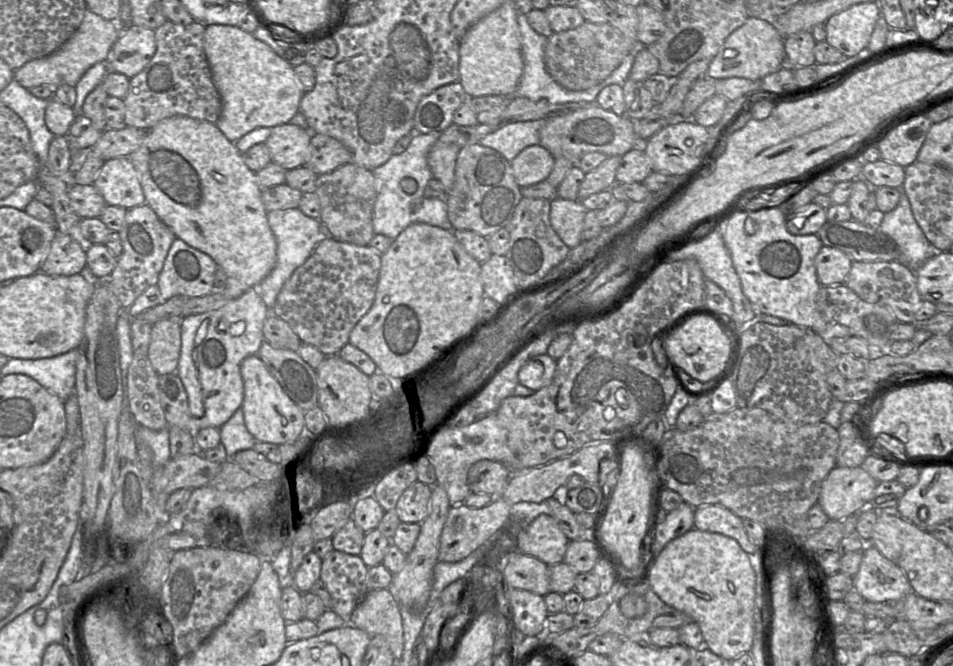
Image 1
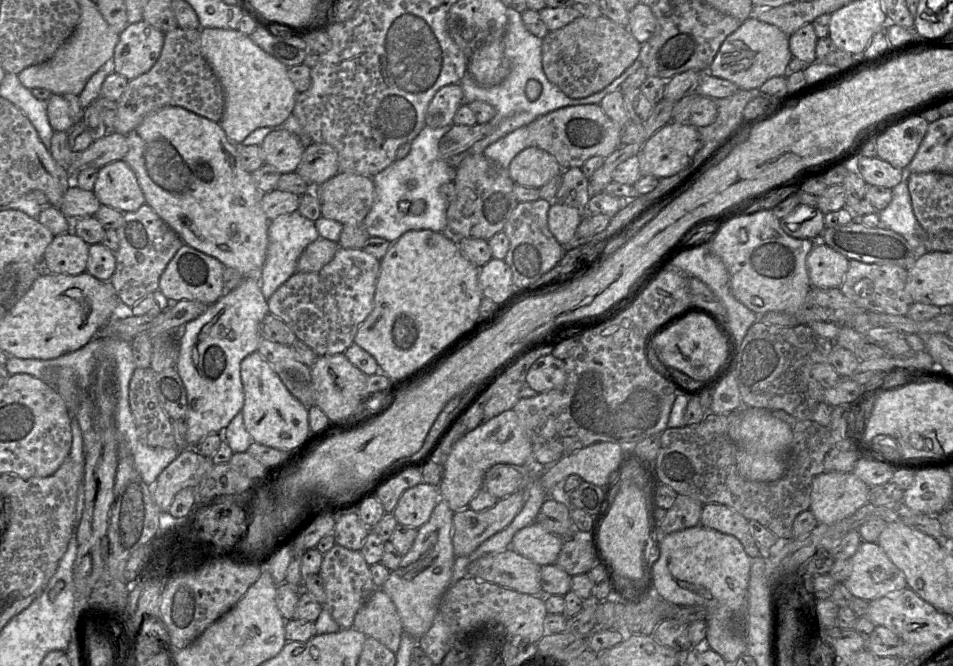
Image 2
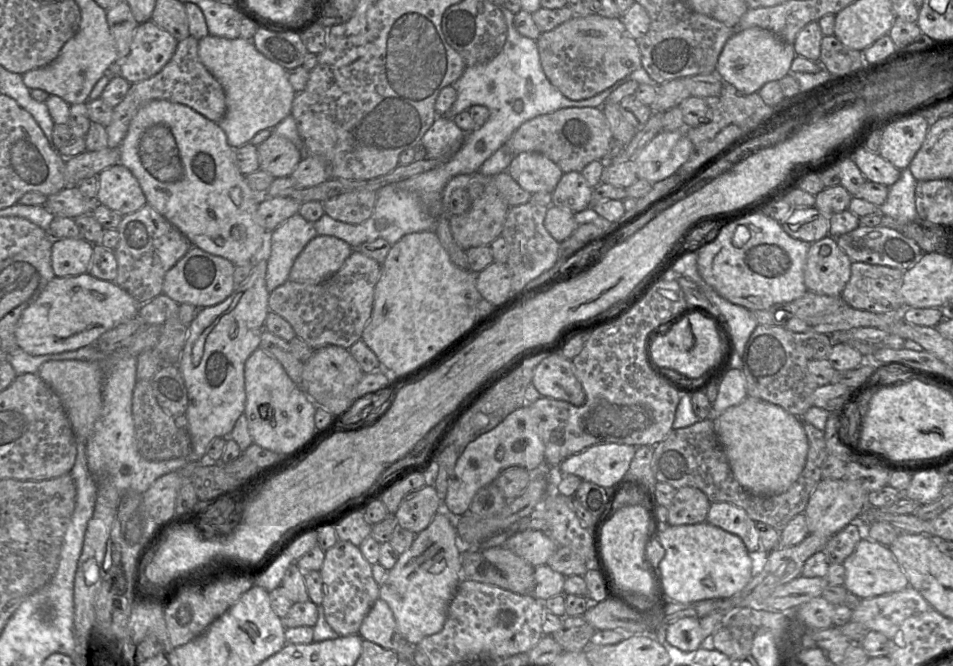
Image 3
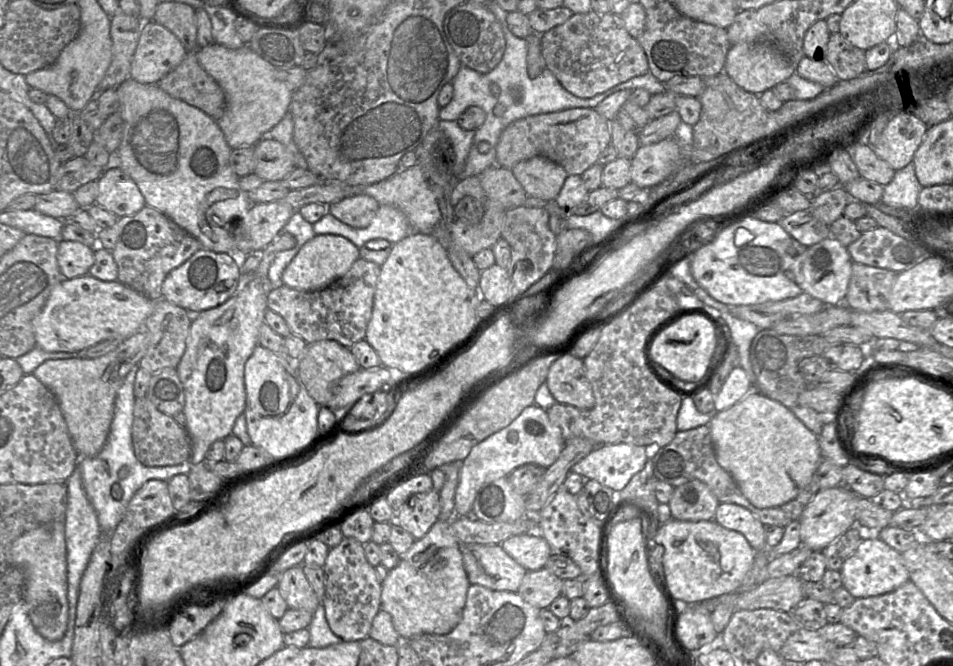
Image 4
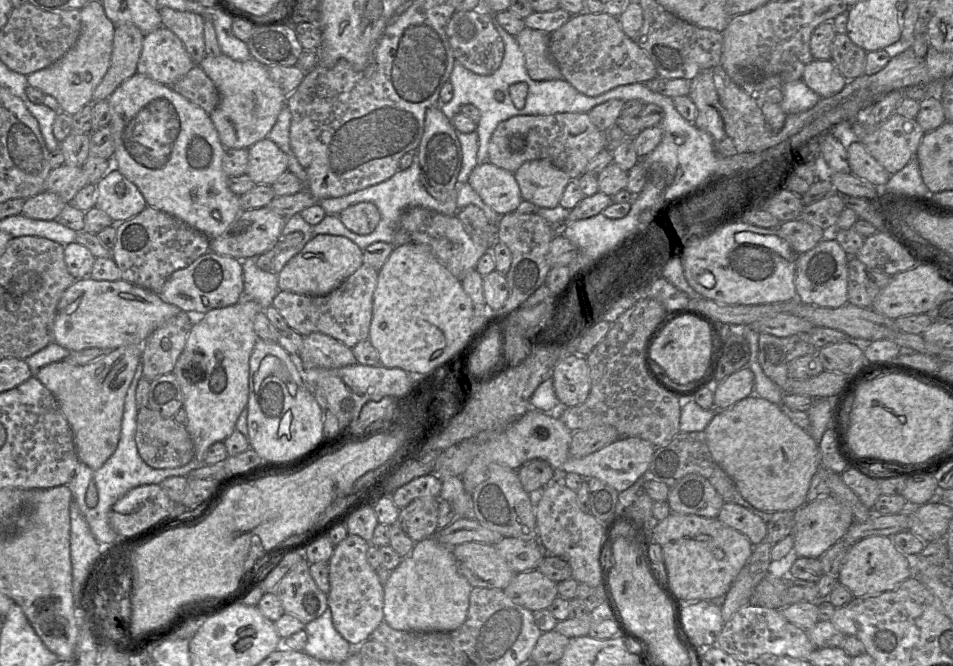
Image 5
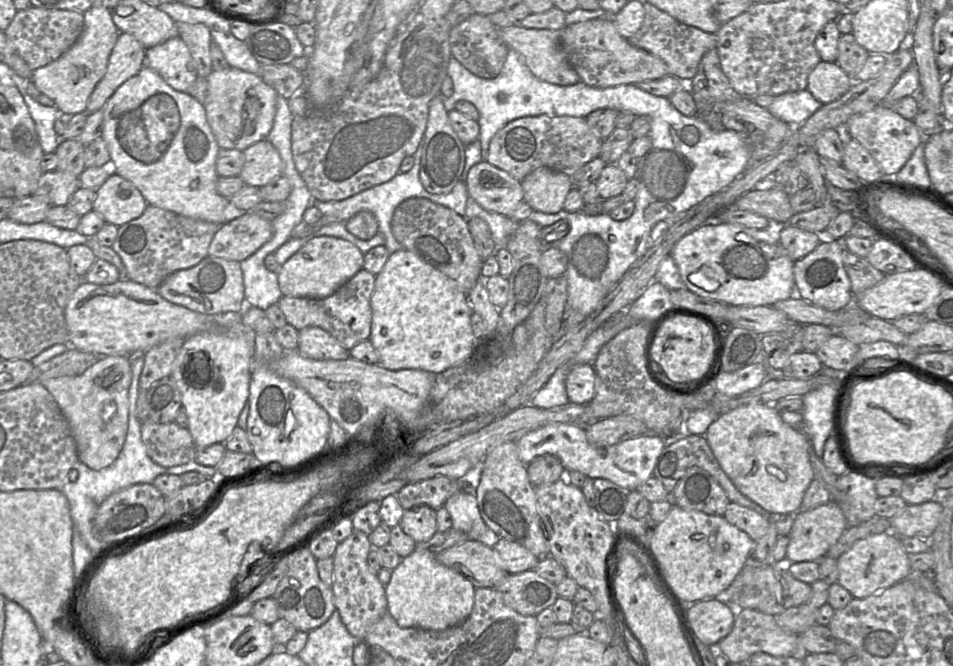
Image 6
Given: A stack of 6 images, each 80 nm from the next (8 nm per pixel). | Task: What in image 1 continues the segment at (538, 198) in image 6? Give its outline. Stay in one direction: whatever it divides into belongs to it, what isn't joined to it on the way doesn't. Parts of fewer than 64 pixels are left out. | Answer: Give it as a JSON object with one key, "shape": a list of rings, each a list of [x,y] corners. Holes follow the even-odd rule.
{"shape":[[[541,145],[523,149],[510,163],[517,184],[522,187],[546,180],[554,167],[555,158]]]}

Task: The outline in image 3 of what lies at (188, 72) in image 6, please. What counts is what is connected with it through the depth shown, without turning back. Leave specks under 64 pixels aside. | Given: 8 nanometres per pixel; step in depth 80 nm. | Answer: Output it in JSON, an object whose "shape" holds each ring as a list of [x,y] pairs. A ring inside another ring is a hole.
{"shape":[[[149,20],[139,24],[134,32],[129,54],[120,62],[113,64],[110,74],[119,74],[133,84],[146,80],[162,70],[172,58],[178,41],[167,31]]]}

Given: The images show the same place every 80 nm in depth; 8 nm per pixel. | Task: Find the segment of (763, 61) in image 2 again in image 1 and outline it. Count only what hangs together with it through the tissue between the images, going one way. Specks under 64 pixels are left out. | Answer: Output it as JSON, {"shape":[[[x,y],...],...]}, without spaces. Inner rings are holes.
{"shape":[[[749,16],[745,23],[734,30],[710,61],[707,77],[713,80],[739,77],[761,81],[768,74],[777,72],[786,57],[784,37],[769,17]]]}

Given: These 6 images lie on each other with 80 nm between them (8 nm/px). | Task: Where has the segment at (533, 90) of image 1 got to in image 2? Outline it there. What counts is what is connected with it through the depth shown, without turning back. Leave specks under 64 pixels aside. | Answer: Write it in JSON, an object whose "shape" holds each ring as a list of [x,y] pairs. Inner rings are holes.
{"shape":[[[507,7],[506,16],[507,27],[506,33],[504,34],[504,55],[509,63],[509,74],[500,84],[491,87],[478,84],[468,73],[459,82],[464,93],[464,104],[469,104],[473,101],[484,101],[495,108],[496,115],[492,120],[490,120],[492,131],[487,136],[473,144],[468,151],[451,160],[451,163],[453,163],[455,167],[458,166],[459,162],[465,155],[483,154],[484,150],[492,143],[520,127],[527,126],[543,115],[566,106],[600,104],[601,100],[608,93],[619,89],[620,85],[640,66],[642,66],[641,62],[637,58],[618,78],[613,80],[601,91],[585,98],[569,98],[556,85],[548,80],[543,71],[542,39],[533,35],[526,29],[522,21],[521,13]],[[529,80],[538,81],[542,87],[540,96],[534,101],[530,101],[525,94],[525,87]]]}

